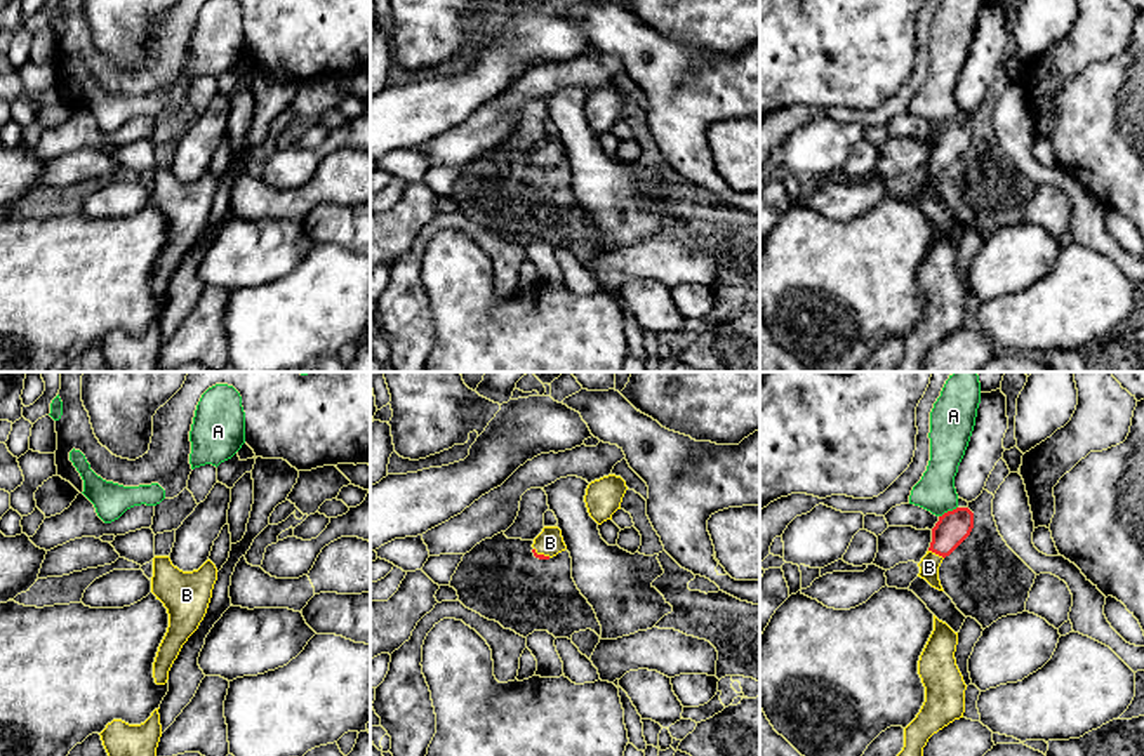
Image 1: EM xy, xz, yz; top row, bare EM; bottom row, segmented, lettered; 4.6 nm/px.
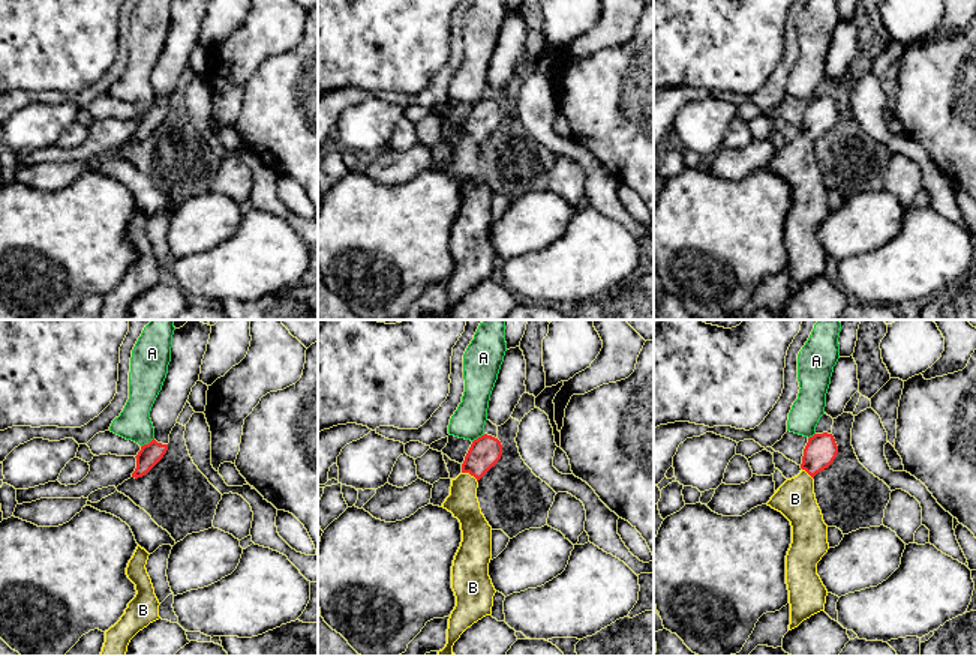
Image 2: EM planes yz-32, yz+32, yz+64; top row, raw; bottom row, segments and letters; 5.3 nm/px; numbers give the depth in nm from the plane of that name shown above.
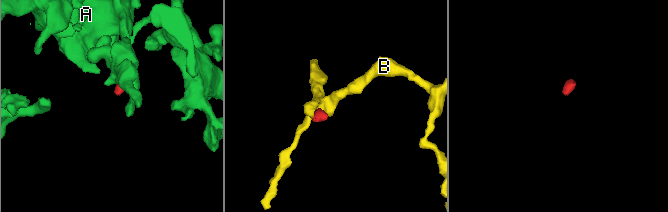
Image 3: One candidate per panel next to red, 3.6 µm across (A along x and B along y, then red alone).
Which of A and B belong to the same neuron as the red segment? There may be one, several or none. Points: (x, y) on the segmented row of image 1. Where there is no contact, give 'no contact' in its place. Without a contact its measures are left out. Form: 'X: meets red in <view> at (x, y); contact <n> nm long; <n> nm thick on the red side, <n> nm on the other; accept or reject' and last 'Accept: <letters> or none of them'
A: meets red in yz at (948, 511); contact 100 nm long; 160 nm thick on the red side, 180 nm on the other; reject
B: meets red in yz at (936, 553); contact 80 nm long; 160 nm thick on the red side, 100 nm on the other; accept
Accept: B

